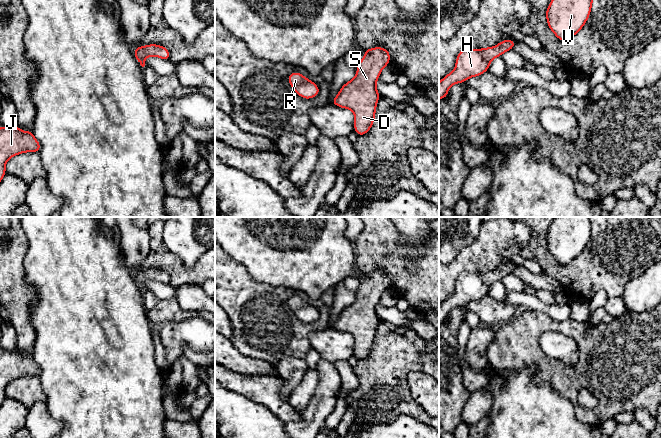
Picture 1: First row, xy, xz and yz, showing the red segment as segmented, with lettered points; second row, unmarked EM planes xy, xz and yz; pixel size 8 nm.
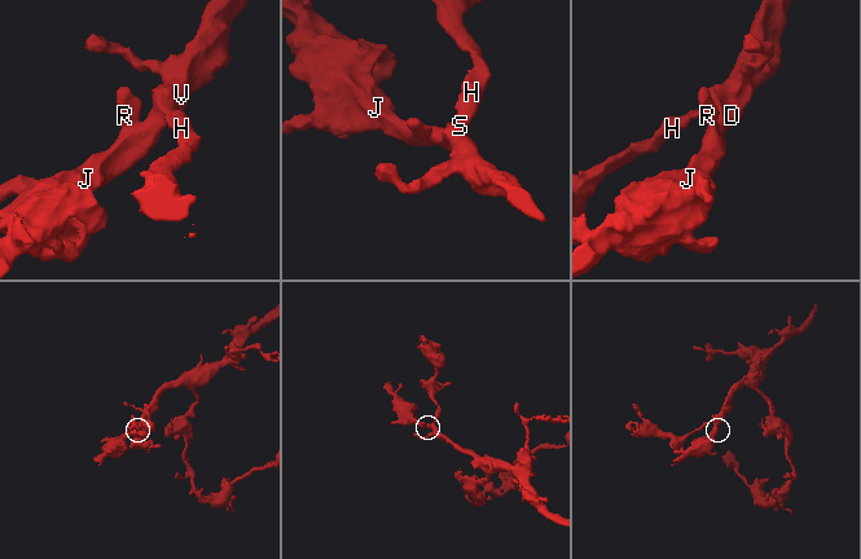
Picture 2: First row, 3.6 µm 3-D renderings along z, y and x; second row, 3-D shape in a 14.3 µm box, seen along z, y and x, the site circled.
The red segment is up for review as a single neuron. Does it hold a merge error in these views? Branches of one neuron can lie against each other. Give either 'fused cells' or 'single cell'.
single cell

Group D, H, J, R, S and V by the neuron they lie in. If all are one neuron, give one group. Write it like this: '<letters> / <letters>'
D H J R S V

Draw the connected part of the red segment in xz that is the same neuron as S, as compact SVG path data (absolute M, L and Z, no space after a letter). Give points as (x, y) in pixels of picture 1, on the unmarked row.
M373 271L369 274L363 273L366 277L357 290L355 301L345 307L338 319L331 326L341 332L351 334L355 340L354 355L359 359L365 359L372 351L375 344L376 329L380 318L376 313L376 306L383 292L389 289L390 277L387 272Z

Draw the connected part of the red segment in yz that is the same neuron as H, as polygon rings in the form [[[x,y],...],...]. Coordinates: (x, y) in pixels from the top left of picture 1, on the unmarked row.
[[[508,263],[501,265],[494,271],[462,273],[457,279],[454,294],[439,306],[439,323],[447,321],[448,314],[452,309],[463,307],[471,301],[480,300],[487,296],[492,284],[513,273],[515,268],[515,265]]]

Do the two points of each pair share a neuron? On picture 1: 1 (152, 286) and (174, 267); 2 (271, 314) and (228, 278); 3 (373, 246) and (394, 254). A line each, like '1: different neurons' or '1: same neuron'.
1: different neurons
2: same neuron
3: same neuron

